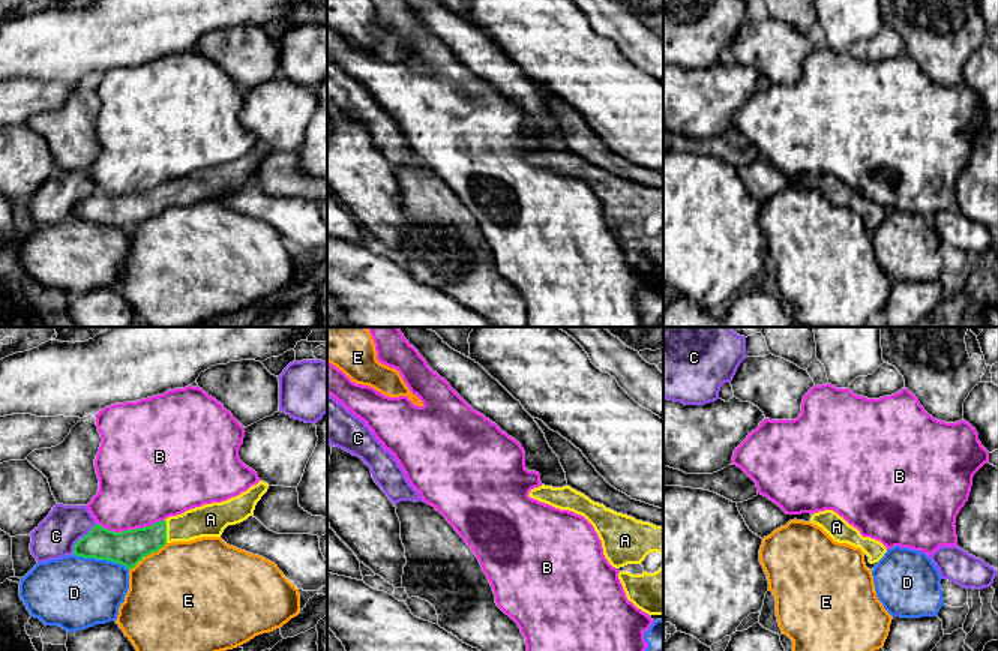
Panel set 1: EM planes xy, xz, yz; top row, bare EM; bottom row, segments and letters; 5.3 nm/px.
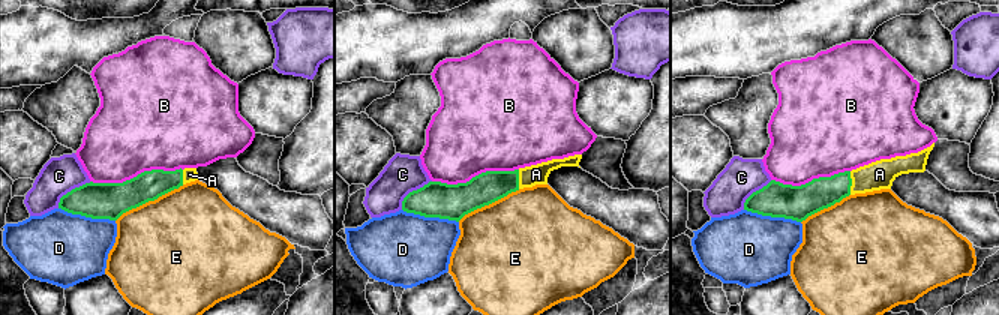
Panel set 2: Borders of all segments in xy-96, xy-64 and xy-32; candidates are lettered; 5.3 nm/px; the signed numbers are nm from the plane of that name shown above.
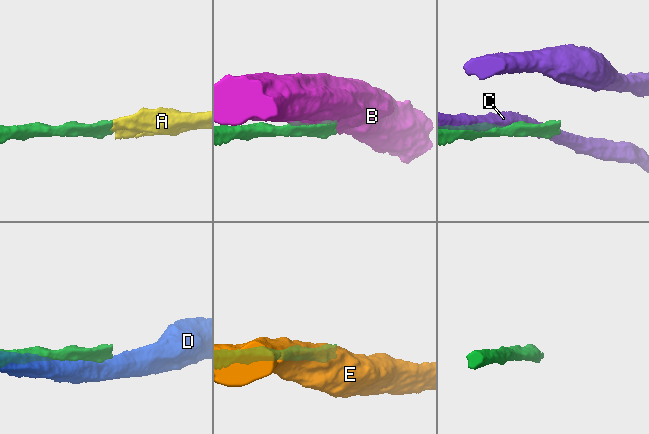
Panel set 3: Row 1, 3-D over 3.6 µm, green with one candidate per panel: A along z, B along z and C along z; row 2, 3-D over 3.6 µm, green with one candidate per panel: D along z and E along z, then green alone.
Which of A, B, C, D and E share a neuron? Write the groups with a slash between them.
A / B / C / D / E

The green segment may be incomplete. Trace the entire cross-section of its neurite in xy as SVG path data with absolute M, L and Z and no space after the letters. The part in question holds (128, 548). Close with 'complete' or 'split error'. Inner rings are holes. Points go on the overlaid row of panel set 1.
M258 482L227 501L186 510L152 526L114 532L96 524L75 543L74 555L119 562L131 570L144 556L158 552L167 543L221 537L228 525L254 516L255 506L267 489L267 483Z; split error

